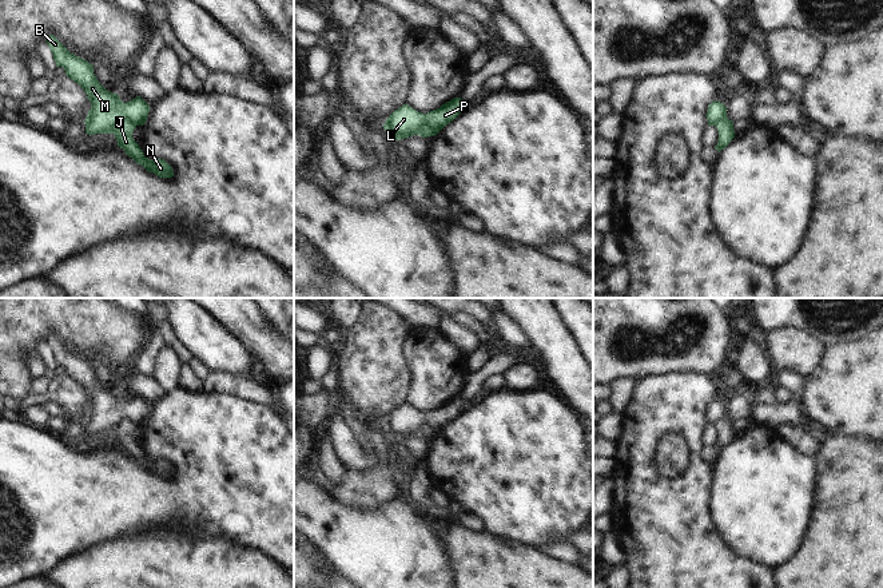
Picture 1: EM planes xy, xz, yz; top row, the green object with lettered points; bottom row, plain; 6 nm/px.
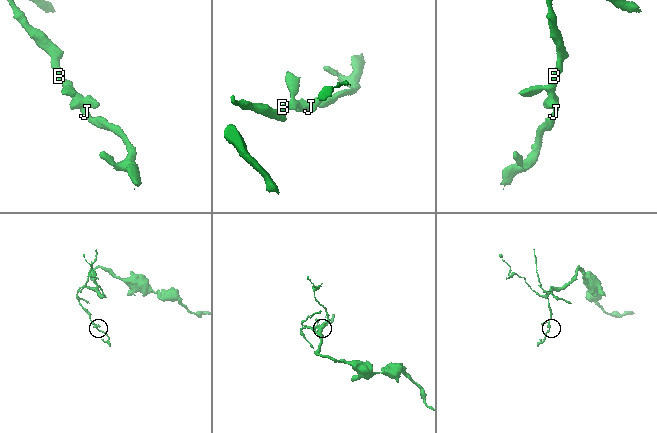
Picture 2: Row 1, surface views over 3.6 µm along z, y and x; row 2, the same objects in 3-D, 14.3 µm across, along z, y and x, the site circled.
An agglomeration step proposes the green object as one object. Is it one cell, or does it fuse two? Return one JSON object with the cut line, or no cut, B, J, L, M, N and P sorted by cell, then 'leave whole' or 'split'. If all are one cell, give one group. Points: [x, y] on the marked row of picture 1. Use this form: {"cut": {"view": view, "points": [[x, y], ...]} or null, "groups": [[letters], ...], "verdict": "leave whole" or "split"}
{"cut": {"view": "xy", "points": [[135, 124], [123, 120], [111, 132]]}, "groups": [["B", "L", "M", "P"], ["J", "N"]], "verdict": "split"}

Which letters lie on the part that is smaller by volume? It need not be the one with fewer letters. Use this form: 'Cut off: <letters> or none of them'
Cut off: J, N

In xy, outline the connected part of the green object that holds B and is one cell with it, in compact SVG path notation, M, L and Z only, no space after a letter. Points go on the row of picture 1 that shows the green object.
M49 35L45 43L56 67L63 67L65 75L84 90L91 102L92 107L84 120L85 134L112 134L123 120L135 126L146 123L150 106L140 96L123 103L118 94L107 91L99 83L92 64L71 53L53 35Z

